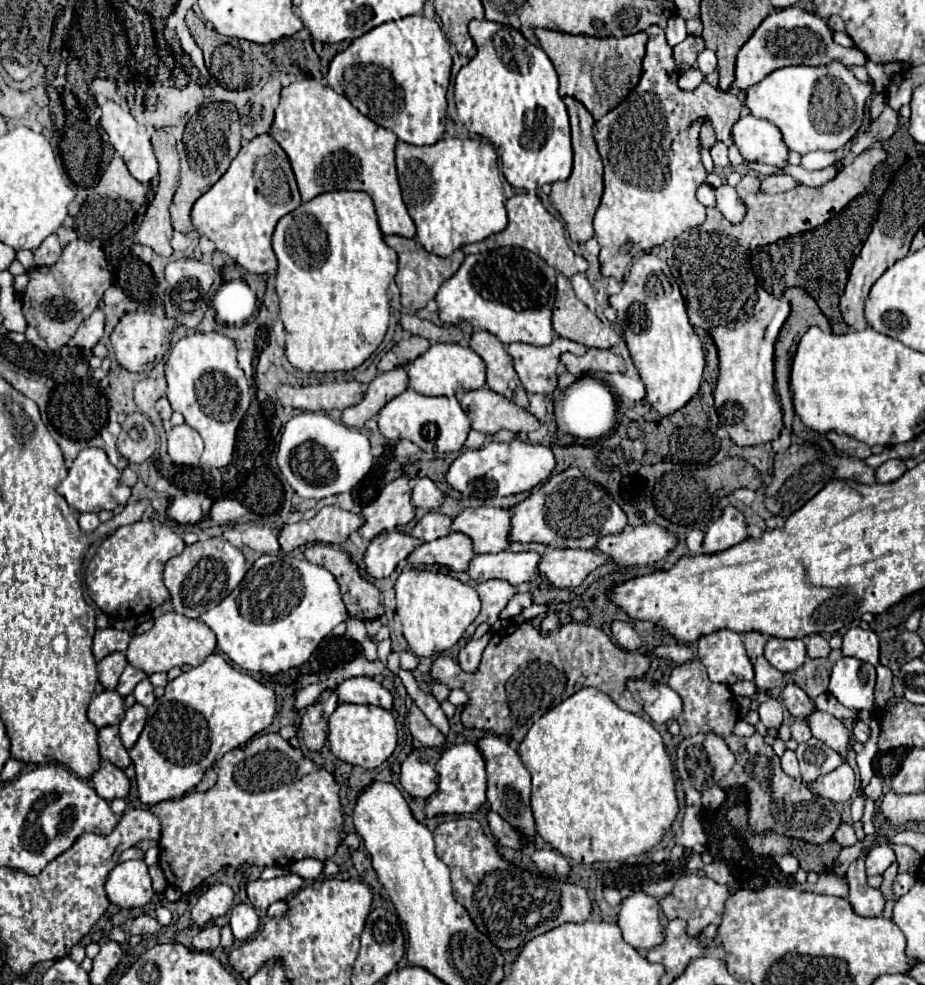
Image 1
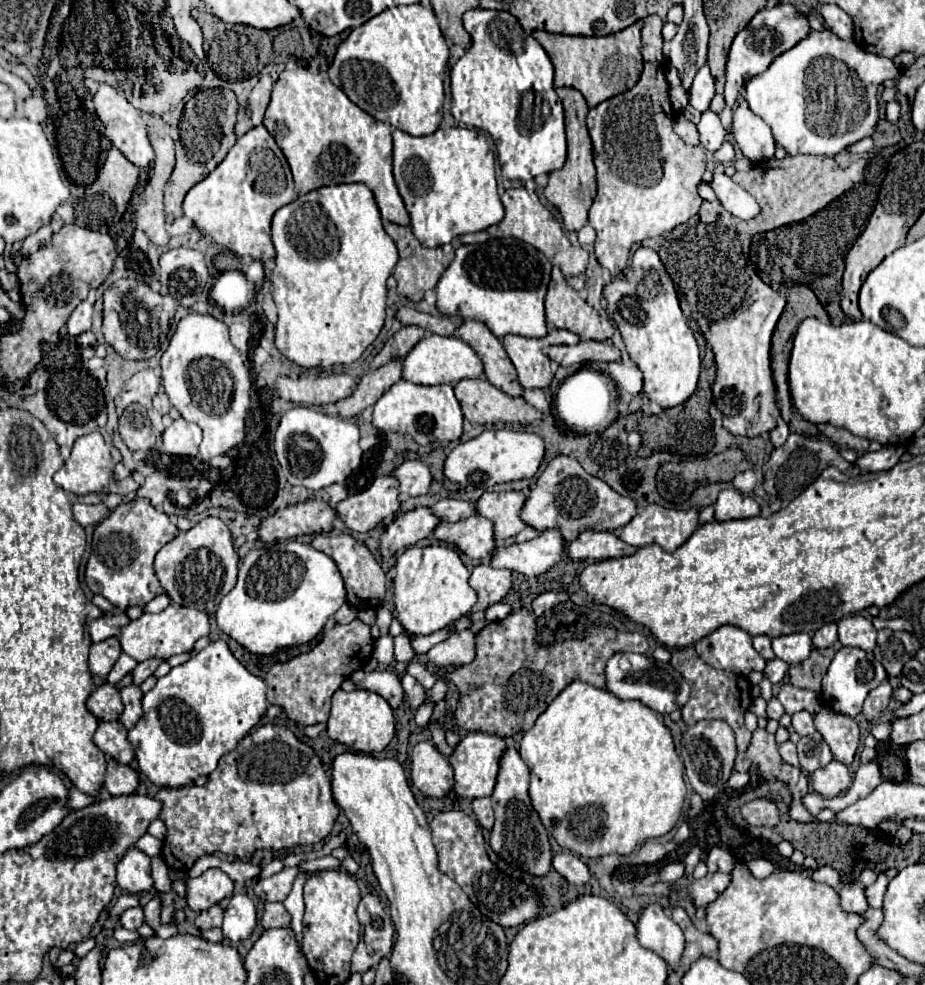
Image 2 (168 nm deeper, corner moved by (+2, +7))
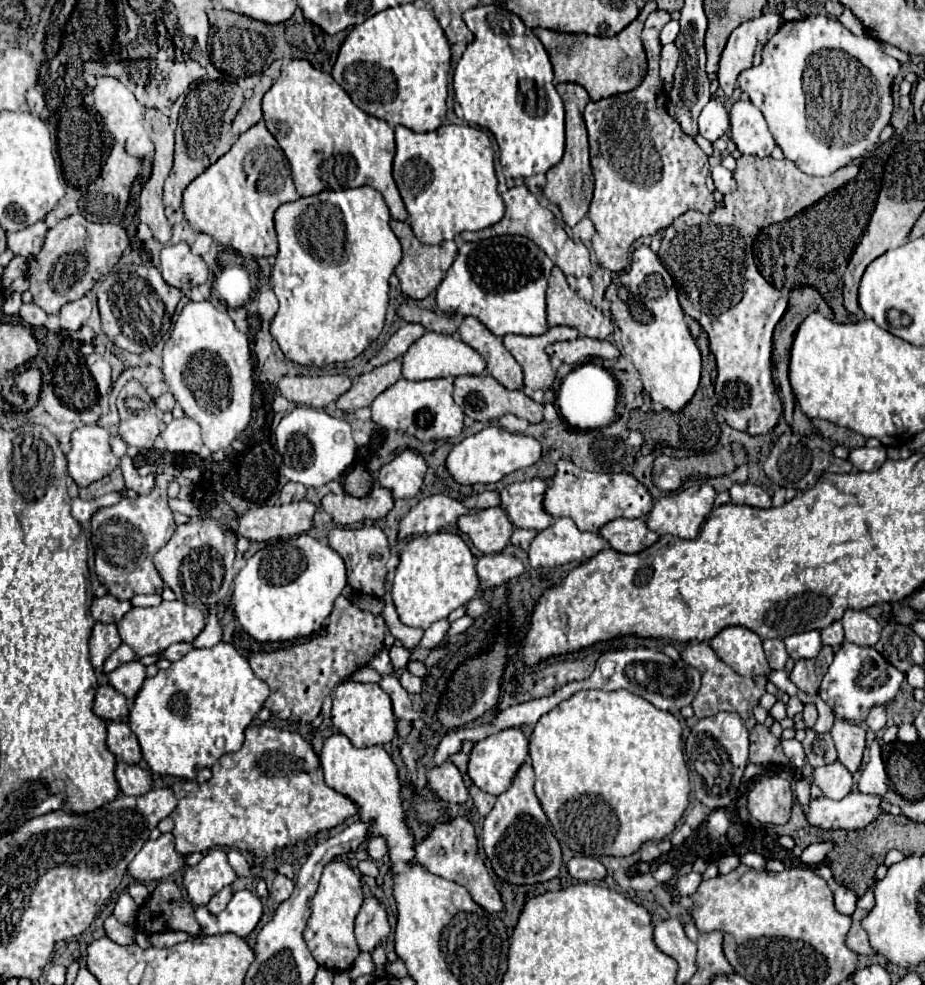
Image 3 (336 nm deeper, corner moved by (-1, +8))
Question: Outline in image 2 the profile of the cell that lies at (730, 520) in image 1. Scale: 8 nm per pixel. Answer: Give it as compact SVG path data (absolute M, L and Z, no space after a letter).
M734 488L722 490L716 500L716 516L714 516L716 520L750 518L750 516L758 516L758 514L760 514L758 502L752 496L742 494Z

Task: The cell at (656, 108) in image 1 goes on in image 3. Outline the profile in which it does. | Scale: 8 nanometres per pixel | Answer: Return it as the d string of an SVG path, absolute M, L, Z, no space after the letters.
M653 11L647 17L645 29L641 33L641 41L649 61L649 71L643 83L633 91L587 103L583 113L589 131L591 167L595 175L595 195L589 207L589 219L597 229L597 237L593 237L593 249L599 265L609 271L623 271L627 267L629 263L627 251L639 237L655 235L659 229L669 227L677 217L681 217L691 209L697 209L701 213L711 213L715 207L713 193L705 185L709 173L709 157L689 135L683 133L679 123L675 123L665 109L667 95L659 79L659 53L661 53L659 33L665 23L669 23L669 13Z

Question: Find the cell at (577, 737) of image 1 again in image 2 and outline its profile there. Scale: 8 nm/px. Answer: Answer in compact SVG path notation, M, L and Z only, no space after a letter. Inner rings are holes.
M572 682L524 734L520 756L530 768L530 798L544 828L552 832L562 848L580 856L598 858L604 854L630 854L640 842L668 834L680 818L686 798L684 764L676 754L670 730L660 722L656 712L642 702L618 700L604 688ZM574 820L584 822L578 834L570 828Z

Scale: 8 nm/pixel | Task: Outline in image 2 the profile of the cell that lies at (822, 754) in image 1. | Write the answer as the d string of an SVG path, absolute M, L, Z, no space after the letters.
M814 732L810 736L800 738L798 758L800 758L800 768L806 770L808 774L812 774L814 770L832 762L832 752L830 752L828 744L824 742L824 738L820 736L820 732Z

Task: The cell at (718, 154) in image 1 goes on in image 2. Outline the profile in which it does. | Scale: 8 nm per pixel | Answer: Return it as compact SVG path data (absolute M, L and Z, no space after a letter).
M710 108L702 112L702 118L696 124L696 128L698 128L698 134L700 134L700 144L708 152L716 152L726 138L726 130L720 122L720 116L716 112L712 112Z

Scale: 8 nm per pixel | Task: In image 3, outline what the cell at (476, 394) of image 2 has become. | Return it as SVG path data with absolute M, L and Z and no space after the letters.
M461 375L455 379L455 391L453 391L455 403L463 409L463 413L475 421L491 421L501 419L507 413L513 413L521 419L527 419L529 423L541 423L543 421L543 405L529 399L523 391L509 391L501 383L497 383L491 375Z

